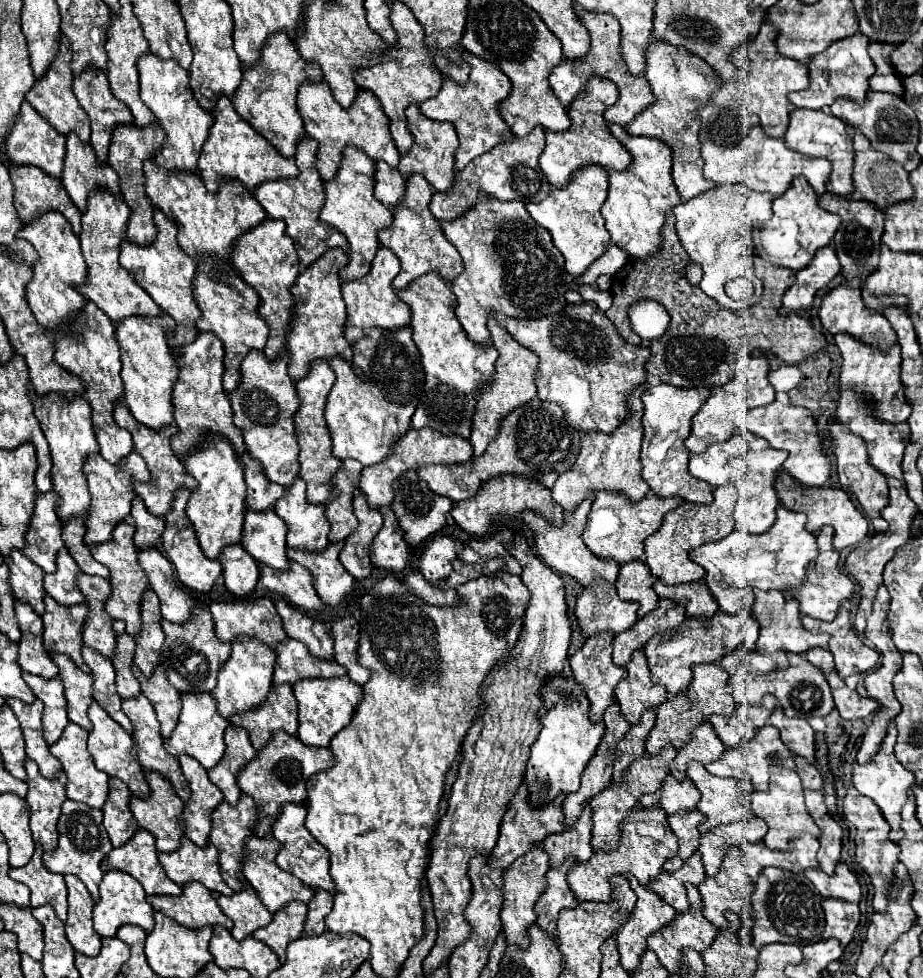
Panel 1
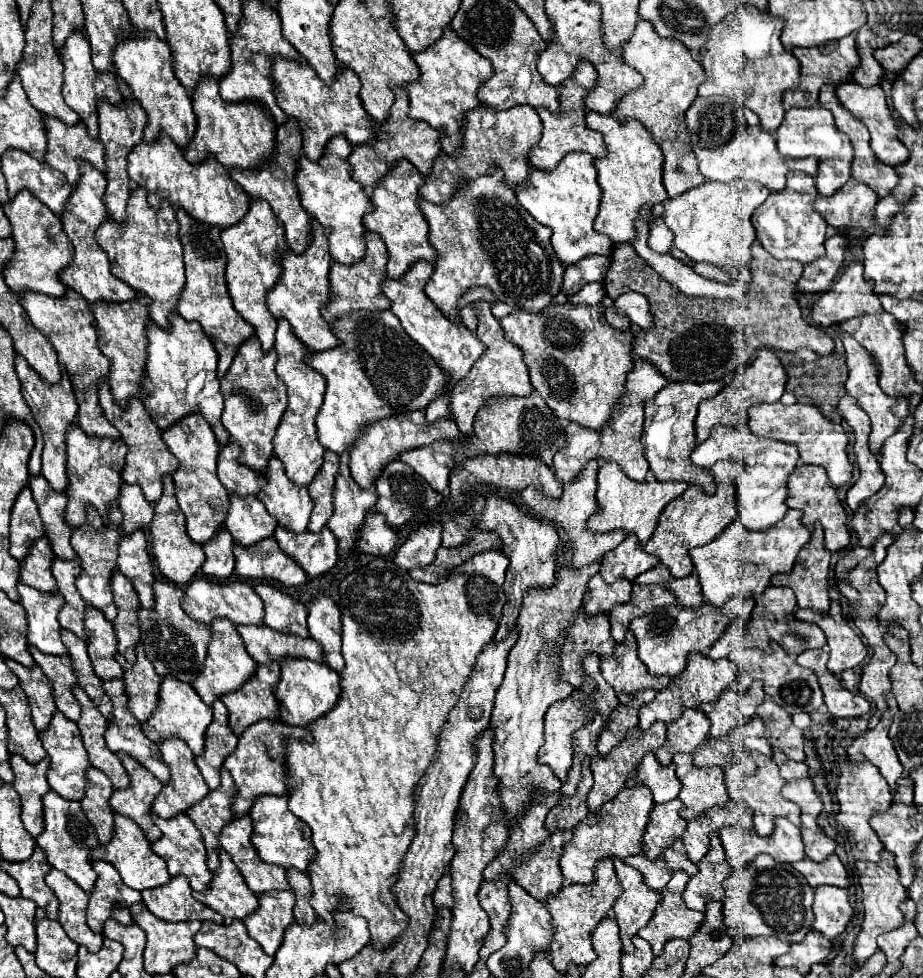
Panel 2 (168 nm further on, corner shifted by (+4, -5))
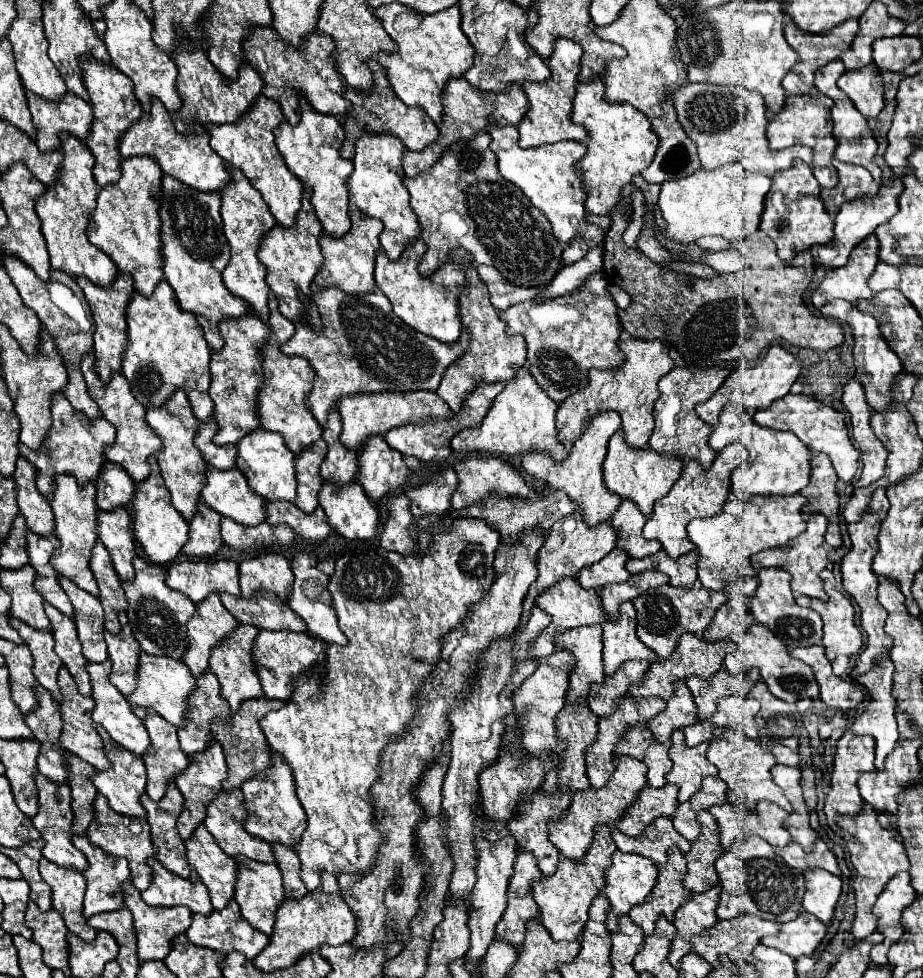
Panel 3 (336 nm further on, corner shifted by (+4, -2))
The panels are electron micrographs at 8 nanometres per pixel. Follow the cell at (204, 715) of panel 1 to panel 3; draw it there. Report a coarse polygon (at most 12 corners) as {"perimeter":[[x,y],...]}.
{"perimeter":[[142,652],[134,714],[184,728],[196,680],[182,662]]}

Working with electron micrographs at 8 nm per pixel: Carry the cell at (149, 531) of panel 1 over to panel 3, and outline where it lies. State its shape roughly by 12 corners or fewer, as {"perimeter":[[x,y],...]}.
{"perimeter":[[106,462],[96,482],[98,508],[130,506],[136,482]]}

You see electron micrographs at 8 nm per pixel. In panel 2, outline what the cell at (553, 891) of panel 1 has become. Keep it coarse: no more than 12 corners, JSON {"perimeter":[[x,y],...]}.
{"perimeter":[[556,829],[546,845],[514,869],[532,897],[546,901],[562,887],[558,859],[568,829]]}

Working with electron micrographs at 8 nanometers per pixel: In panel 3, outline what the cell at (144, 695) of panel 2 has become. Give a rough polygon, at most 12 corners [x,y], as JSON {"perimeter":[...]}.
{"perimeter":[[126,614],[106,632],[110,682],[128,698],[138,686],[140,644]]}

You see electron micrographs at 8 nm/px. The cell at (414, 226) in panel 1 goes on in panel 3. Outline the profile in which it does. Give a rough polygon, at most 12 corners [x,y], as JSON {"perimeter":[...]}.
{"perimeter":[[388,134],[356,142],[350,202],[384,224],[390,260],[420,238],[402,154]]}

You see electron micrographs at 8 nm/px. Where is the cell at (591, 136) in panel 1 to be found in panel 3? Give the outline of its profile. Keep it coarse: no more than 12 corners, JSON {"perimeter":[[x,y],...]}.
{"perimeter":[[560,38],[550,82],[524,86],[520,146],[586,142],[570,120],[582,46]]}

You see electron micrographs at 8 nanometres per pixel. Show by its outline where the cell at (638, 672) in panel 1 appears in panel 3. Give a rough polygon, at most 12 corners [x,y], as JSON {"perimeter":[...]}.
{"perimeter":[[632,602],[604,622],[604,674],[660,658],[636,636]]}

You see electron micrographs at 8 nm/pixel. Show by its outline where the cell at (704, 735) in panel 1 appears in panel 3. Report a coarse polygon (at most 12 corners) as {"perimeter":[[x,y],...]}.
{"perimeter":[[674,682],[666,710],[648,722],[656,742],[698,722],[684,682]]}

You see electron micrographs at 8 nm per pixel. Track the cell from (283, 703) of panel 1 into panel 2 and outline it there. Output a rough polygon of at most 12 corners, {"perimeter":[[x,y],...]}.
{"perimeter":[[258,665],[240,689],[220,697],[236,735],[280,715],[272,693],[280,665]]}

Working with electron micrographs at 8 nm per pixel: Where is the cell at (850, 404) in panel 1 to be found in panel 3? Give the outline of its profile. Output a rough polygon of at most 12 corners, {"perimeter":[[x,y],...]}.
{"perimeter":[[850,302],[820,312],[852,328],[854,378],[876,412],[892,402],[900,358],[878,320]]}

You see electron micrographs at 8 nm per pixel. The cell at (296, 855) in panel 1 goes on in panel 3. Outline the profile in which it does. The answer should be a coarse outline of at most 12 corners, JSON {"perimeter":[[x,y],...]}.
{"perimeter":[[290,768],[270,770],[242,784],[248,834],[294,848],[306,812]]}

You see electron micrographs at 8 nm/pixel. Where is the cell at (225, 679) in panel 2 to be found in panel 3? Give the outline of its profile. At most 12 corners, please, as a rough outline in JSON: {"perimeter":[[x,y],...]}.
{"perimeter":[[218,594],[196,606],[188,622],[184,662],[194,678],[208,670],[212,650],[234,634],[236,618]]}

